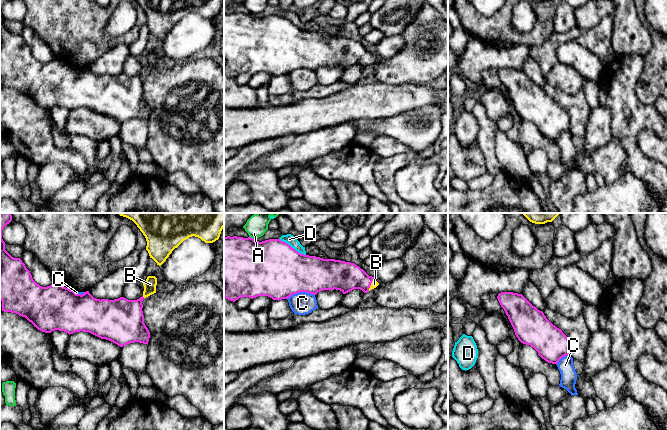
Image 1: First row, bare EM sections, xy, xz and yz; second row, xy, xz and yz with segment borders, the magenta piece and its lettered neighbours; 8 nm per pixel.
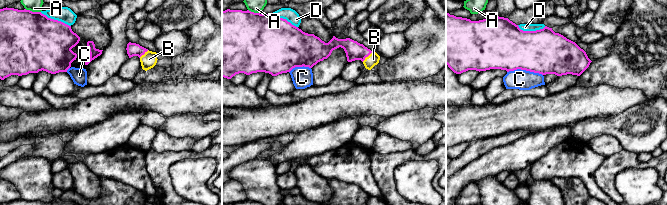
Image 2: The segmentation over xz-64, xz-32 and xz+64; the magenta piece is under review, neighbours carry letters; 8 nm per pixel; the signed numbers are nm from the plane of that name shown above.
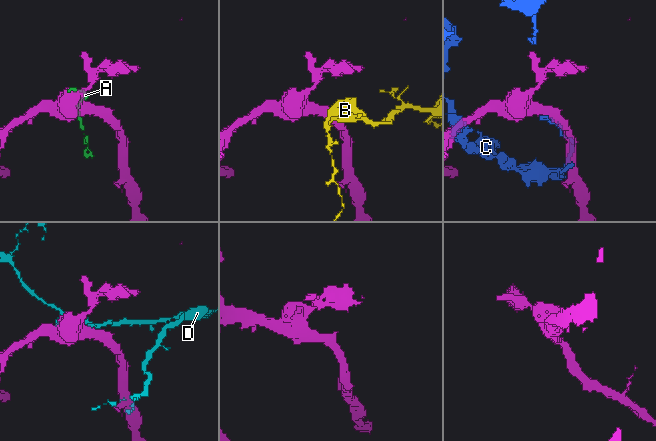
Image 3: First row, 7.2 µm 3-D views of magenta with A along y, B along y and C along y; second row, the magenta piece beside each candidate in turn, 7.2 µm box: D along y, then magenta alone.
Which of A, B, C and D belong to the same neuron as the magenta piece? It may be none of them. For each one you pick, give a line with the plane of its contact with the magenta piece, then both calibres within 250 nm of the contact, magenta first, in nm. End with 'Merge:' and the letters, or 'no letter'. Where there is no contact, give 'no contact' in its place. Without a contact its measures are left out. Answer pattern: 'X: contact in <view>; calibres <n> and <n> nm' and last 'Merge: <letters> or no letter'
B: contact in xz; calibres 240 and 60 nm
Merge: B

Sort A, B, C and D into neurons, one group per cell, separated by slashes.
A / B / C / D

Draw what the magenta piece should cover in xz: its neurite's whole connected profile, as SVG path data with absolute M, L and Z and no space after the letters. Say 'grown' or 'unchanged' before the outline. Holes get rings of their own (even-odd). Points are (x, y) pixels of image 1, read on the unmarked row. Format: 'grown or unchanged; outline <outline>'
grown; outline M224 13L224 73L233 78L242 73L253 75L258 72L268 72L273 76L279 77L299 68L316 71L320 67L334 65L340 66L343 70L354 65L360 65L367 69L378 61L379 59L374 53L369 52L354 39L304 31L280 15L269 15L259 18L251 13Z

